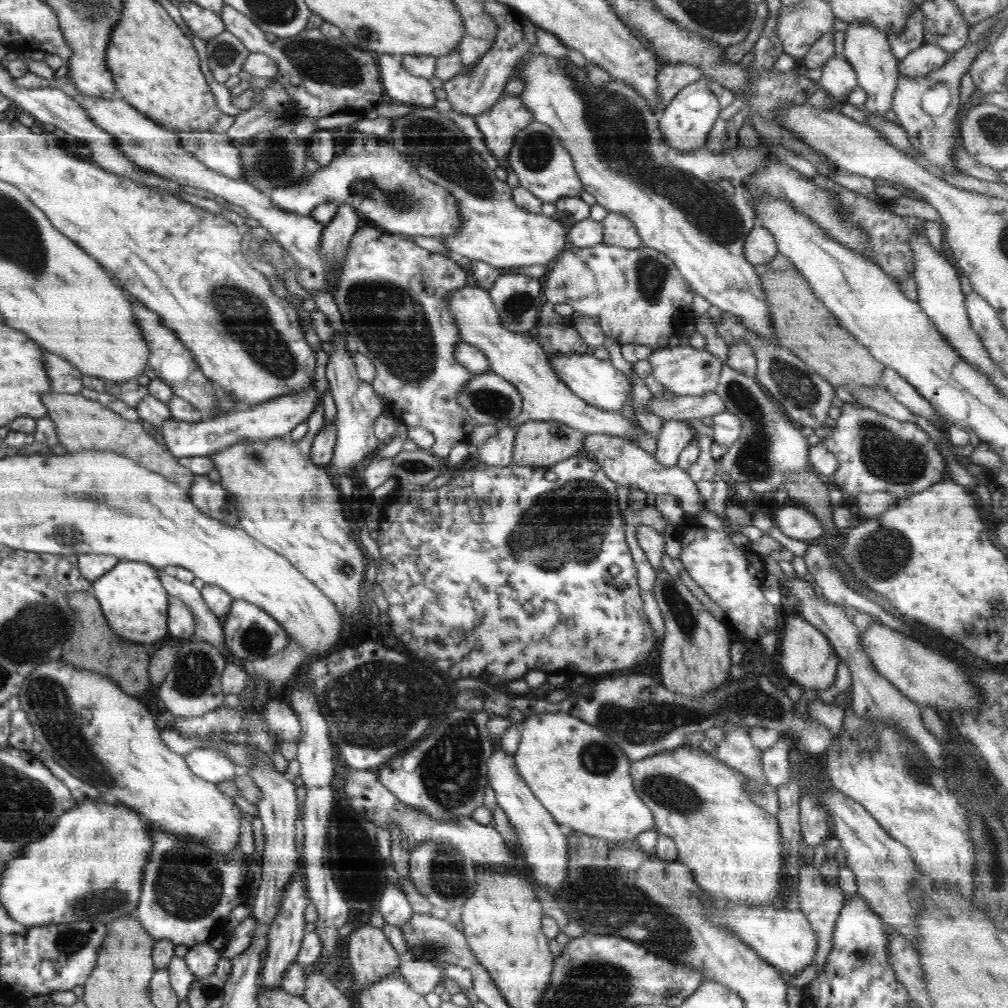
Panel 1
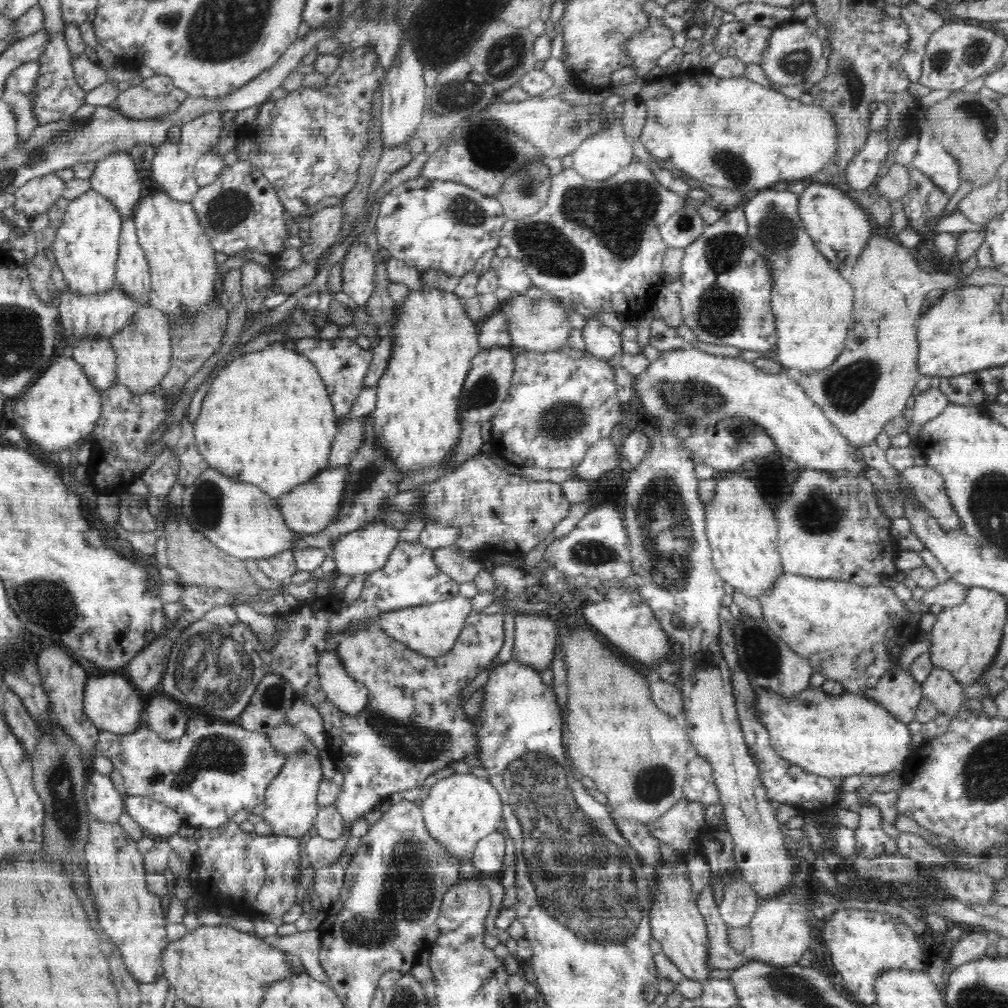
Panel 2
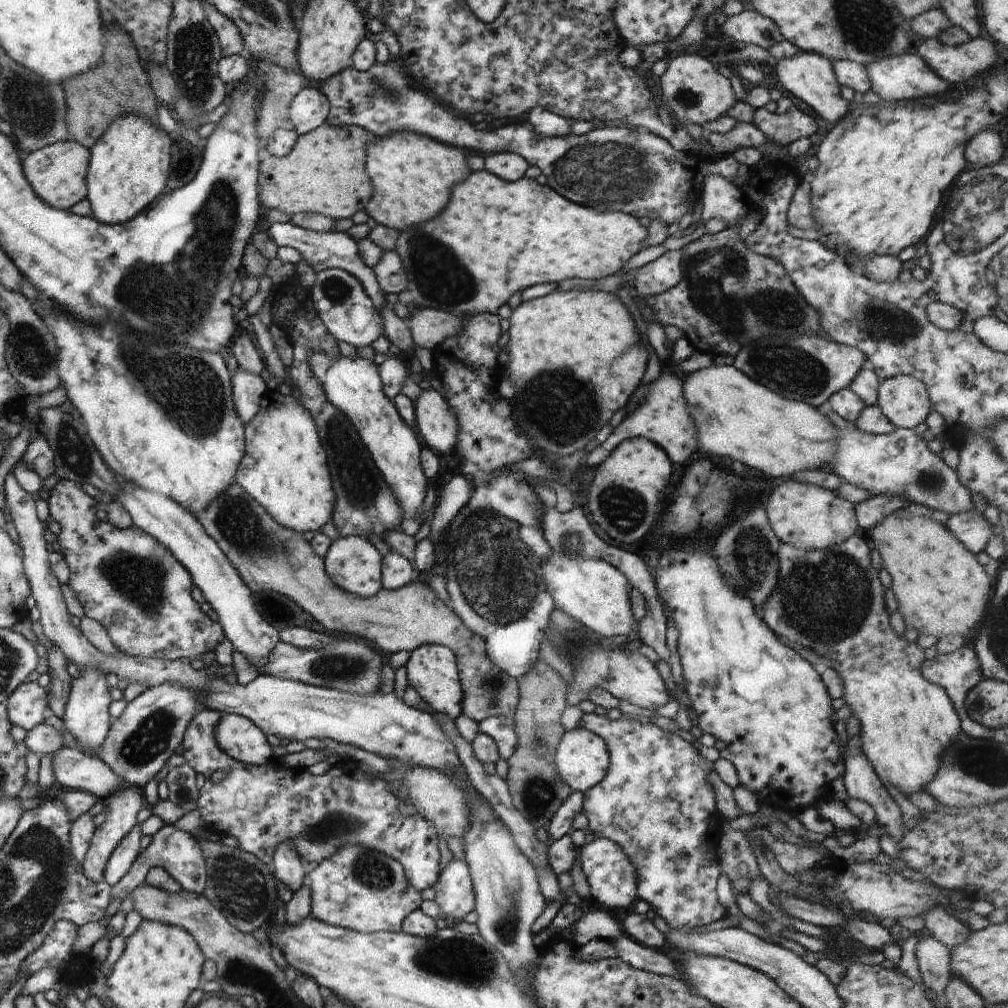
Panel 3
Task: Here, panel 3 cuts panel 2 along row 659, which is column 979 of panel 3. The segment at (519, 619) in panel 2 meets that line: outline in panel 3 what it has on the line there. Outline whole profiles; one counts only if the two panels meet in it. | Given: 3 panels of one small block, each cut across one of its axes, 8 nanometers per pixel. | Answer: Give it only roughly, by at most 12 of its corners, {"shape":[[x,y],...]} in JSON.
{"shape":[[977,510],[951,515],[944,526],[975,554],[994,526]]}

